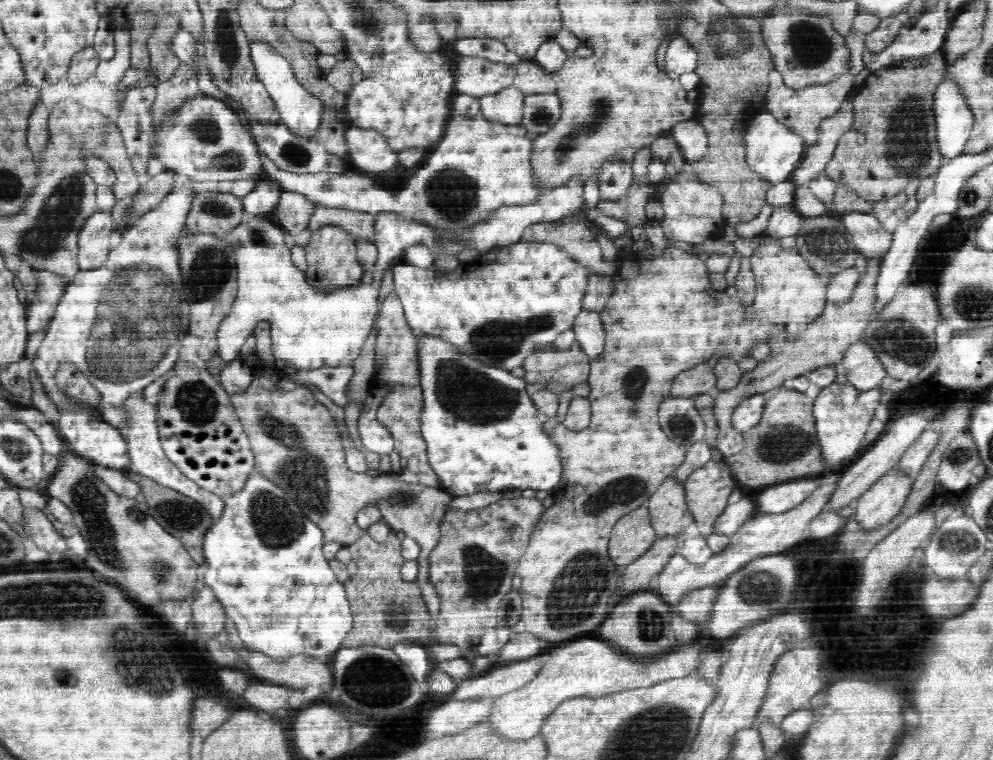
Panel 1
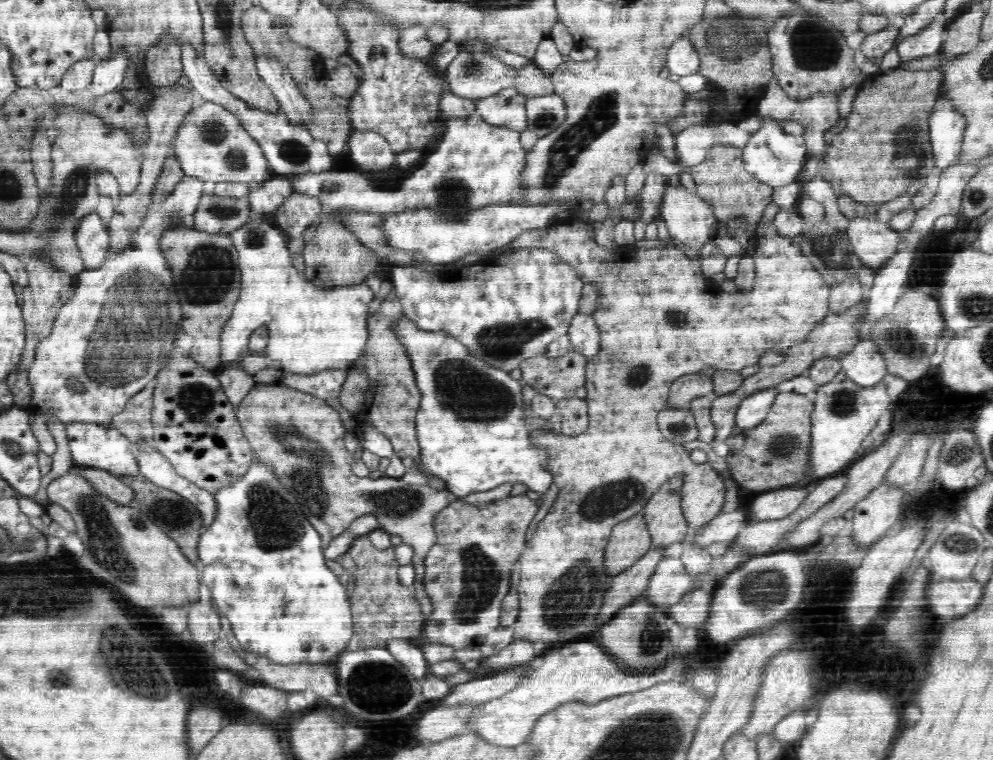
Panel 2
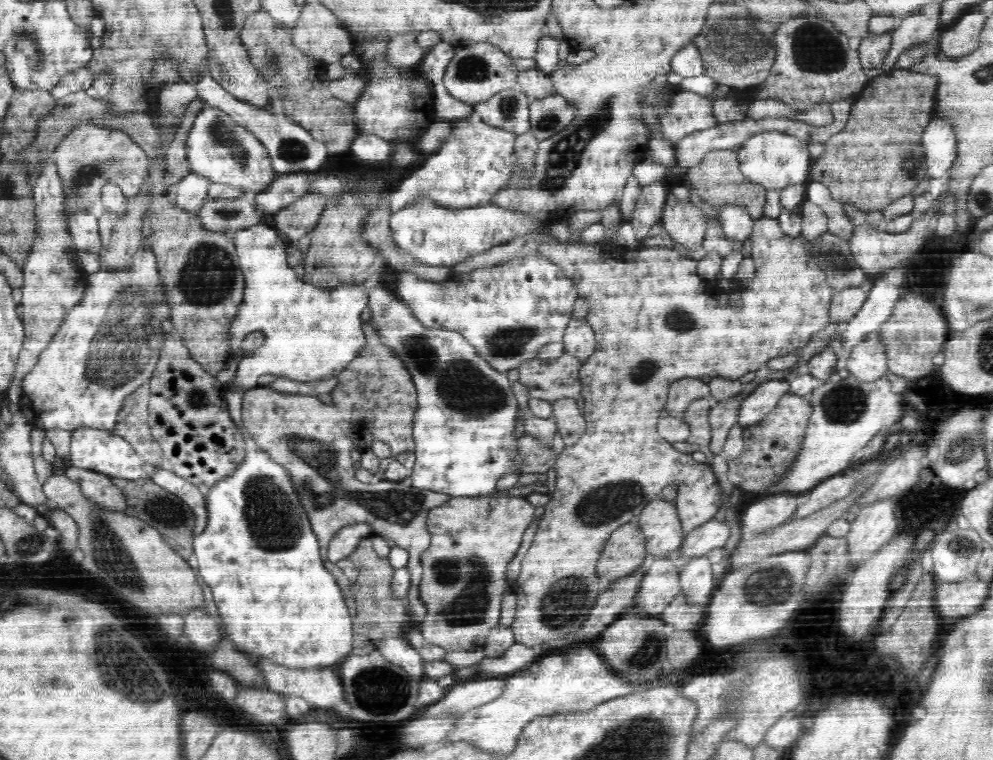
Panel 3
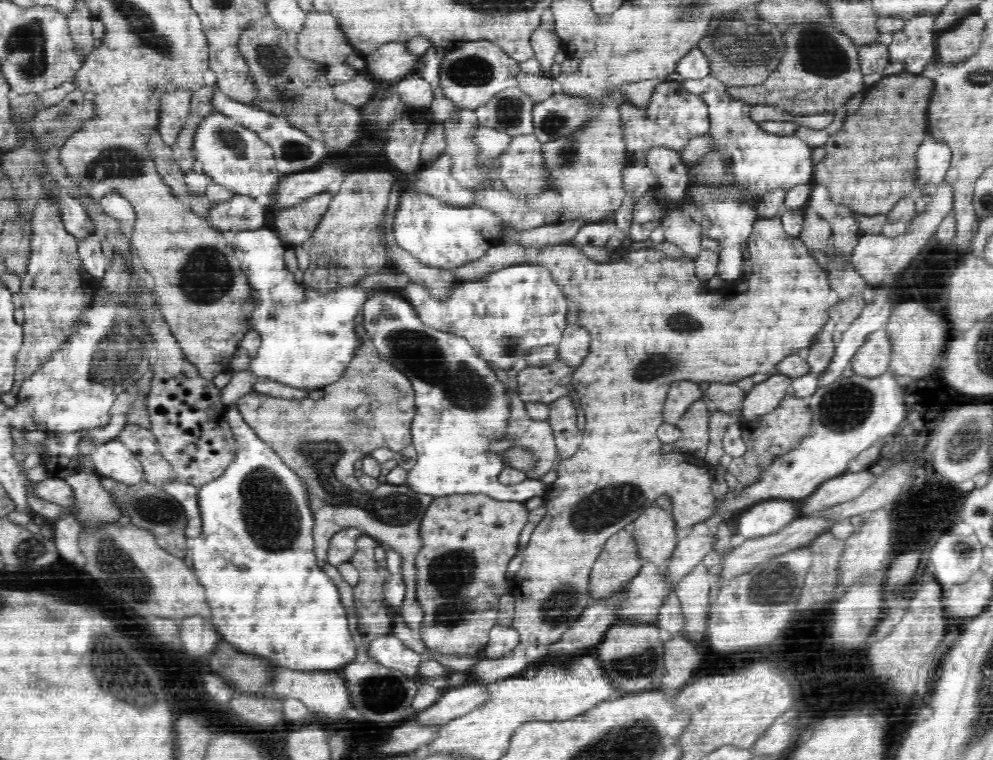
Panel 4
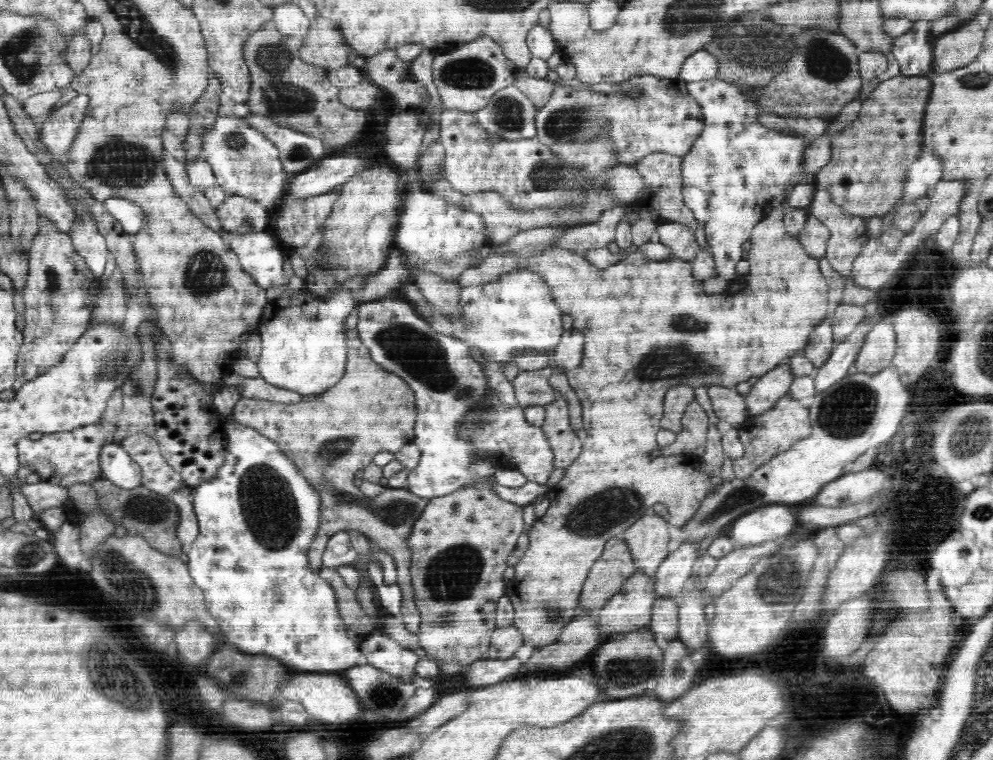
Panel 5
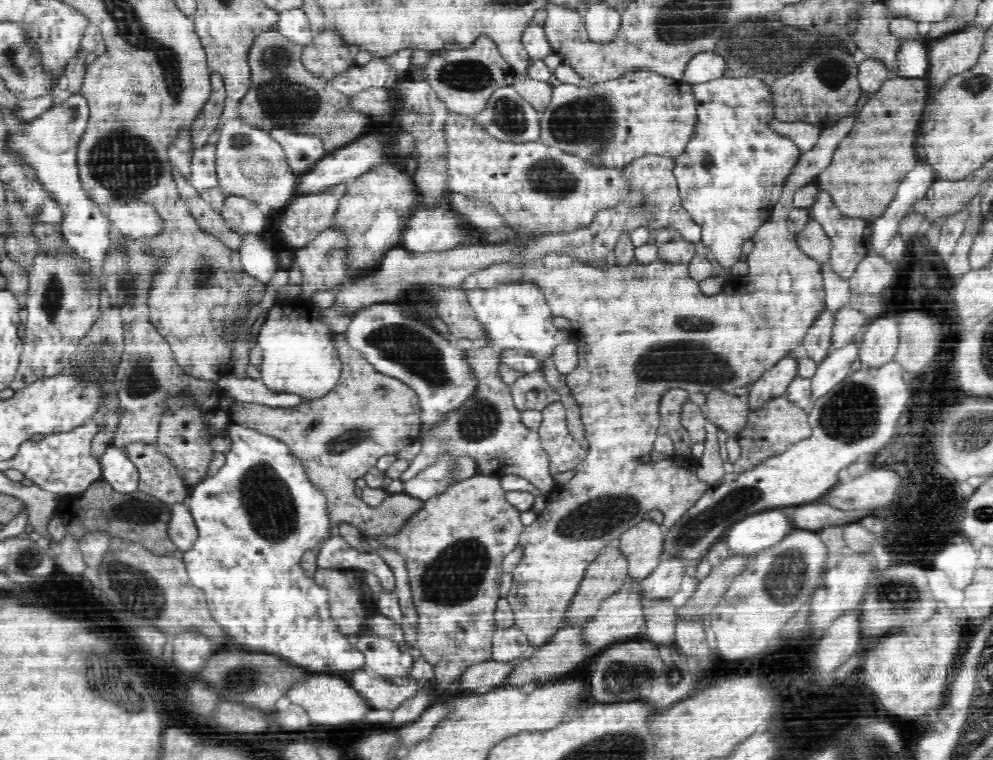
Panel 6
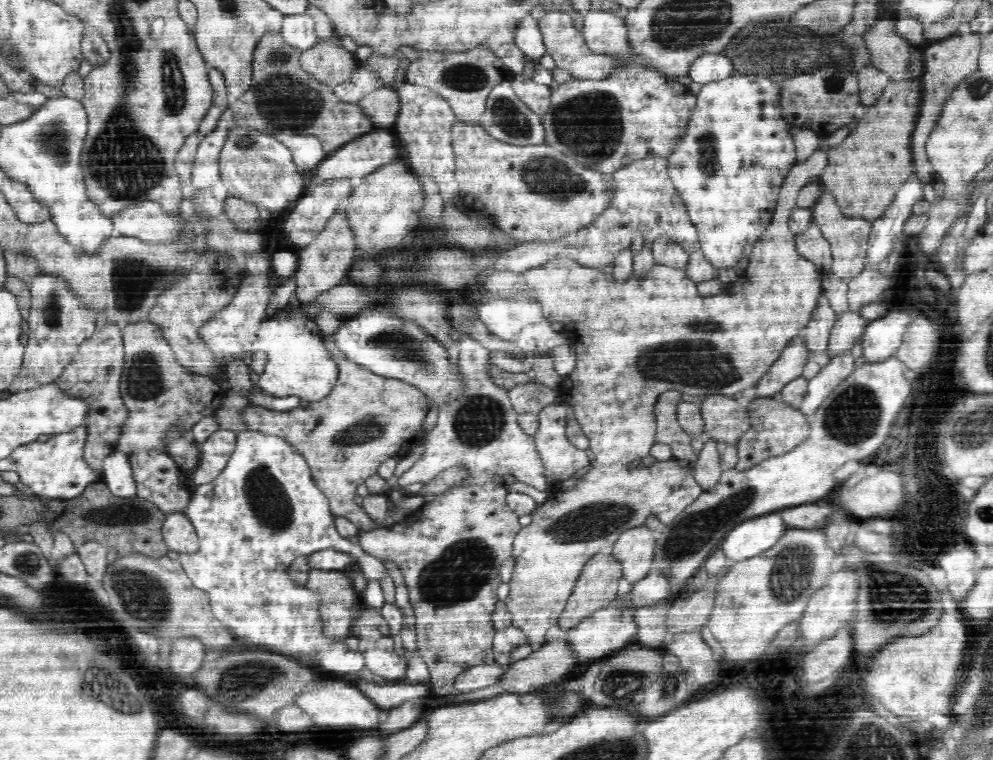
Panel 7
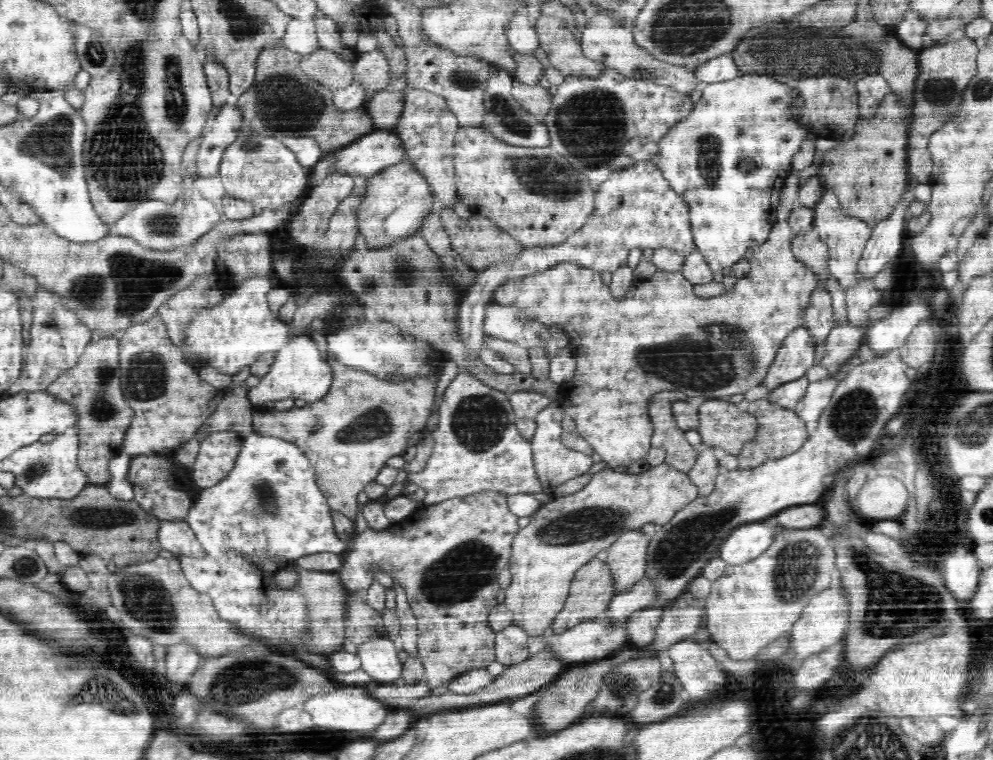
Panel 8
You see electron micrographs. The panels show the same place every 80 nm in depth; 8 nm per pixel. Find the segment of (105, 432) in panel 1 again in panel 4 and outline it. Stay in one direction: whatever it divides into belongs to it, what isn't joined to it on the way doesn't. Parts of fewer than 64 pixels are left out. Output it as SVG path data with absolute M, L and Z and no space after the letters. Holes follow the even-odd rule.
M82 435L75 450L79 464L92 468L100 476L124 482L128 486L142 482L145 470L129 447L119 439L94 441L90 435Z

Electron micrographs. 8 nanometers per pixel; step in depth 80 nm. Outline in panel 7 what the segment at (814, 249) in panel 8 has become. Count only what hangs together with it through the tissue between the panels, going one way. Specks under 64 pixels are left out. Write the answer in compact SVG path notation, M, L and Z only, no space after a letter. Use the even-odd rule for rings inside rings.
M810 223L804 232L795 235L795 245L797 246L798 254L813 262L822 274L831 272L831 262L833 259L831 255L831 244L823 237L820 227L816 223Z

